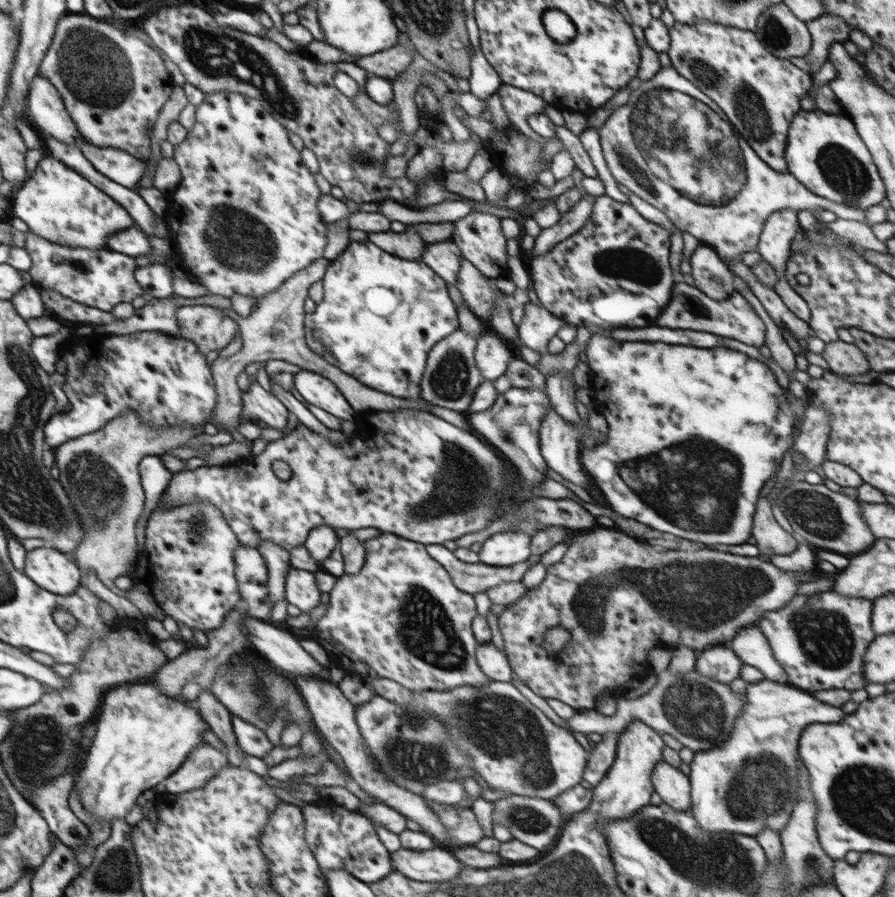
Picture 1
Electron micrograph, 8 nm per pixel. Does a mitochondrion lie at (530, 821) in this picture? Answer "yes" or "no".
yes

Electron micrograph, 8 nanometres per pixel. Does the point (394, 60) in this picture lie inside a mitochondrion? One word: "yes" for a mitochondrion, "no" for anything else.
no

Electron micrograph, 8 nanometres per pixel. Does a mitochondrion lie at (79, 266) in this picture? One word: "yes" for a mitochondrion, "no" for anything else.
no

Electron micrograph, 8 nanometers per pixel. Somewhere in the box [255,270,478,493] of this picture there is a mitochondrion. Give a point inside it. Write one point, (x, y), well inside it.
(450, 378)

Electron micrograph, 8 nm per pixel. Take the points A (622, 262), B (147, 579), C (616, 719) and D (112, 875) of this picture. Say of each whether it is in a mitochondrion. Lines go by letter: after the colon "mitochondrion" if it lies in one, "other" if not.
A: mitochondrion
B: other
C: other
D: mitochondrion

